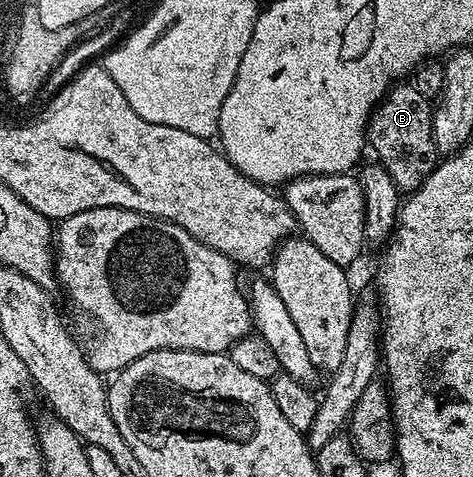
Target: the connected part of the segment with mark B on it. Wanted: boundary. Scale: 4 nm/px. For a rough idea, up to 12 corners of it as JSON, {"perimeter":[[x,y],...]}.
{"perimeter":[[395,84],[370,114],[369,148],[409,195],[439,163],[432,101]]}

